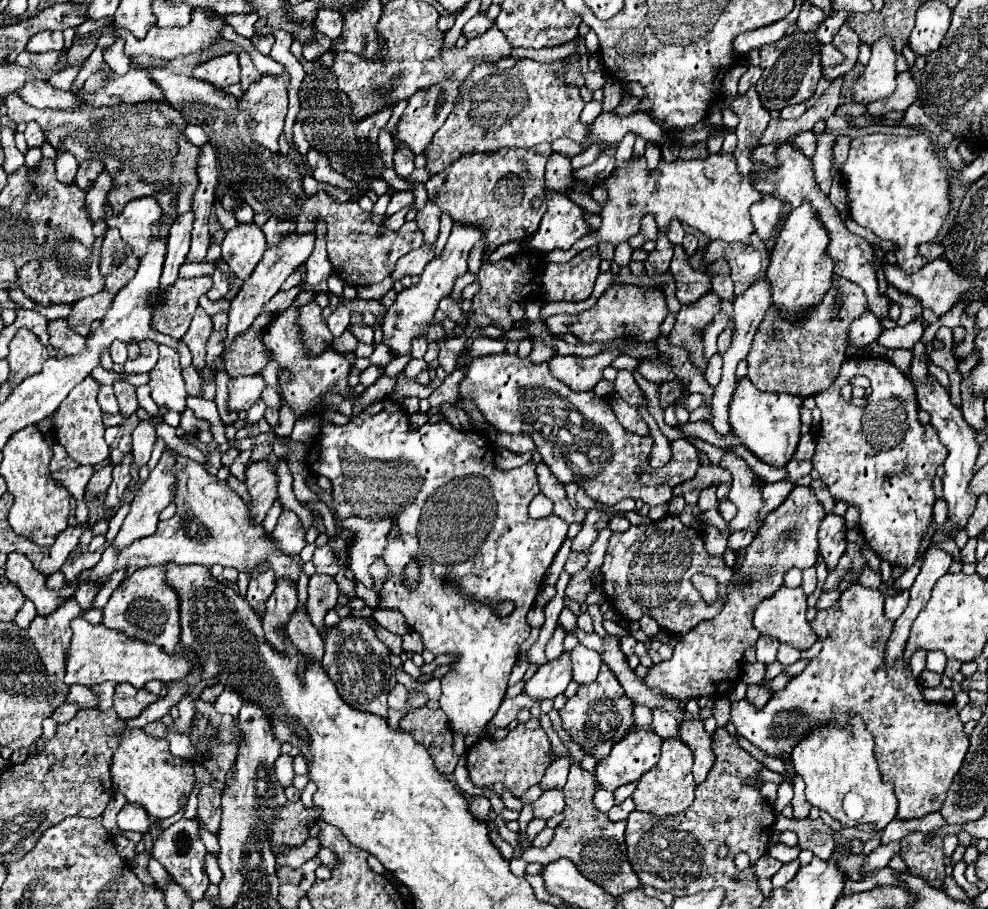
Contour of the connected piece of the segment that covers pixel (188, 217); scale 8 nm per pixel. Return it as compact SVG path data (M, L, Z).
M185 212L171 226L171 234L167 242L167 258L161 276L161 294L165 294L169 286L173 286L173 282L177 282L179 278L179 268L185 262L185 254L189 252L189 244L191 244L191 224L193 224L193 212Z

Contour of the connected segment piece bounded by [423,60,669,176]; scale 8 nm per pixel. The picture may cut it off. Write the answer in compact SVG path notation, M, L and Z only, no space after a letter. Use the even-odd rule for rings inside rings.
M523 60L513 68L501 70L495 64L481 62L471 72L469 78L459 86L455 106L447 122L437 130L431 144L425 148L427 172L439 174L457 158L473 148L503 148L519 146L531 148L539 142L553 142L557 138L569 138L577 144L587 140L591 132L591 144L595 142L621 142L627 134L641 136L647 142L667 142L669 136L647 116L635 112L631 116L617 116L615 112L603 112L591 126L579 120L583 110L583 100L579 88L565 84L565 64L563 62L533 62Z

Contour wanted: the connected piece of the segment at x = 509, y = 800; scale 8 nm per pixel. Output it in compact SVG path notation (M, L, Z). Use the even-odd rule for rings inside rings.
M503 788L503 794L501 794L501 800L503 800L503 804L505 804L505 808L511 810L521 810L523 804L521 800L515 797L508 789Z

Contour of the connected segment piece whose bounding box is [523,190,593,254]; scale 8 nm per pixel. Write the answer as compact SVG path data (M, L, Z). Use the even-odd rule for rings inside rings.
M547 190L547 212L533 238L523 242L527 250L535 254L549 254L551 250L569 250L579 238L591 234L591 226L585 220L585 212L571 198Z

